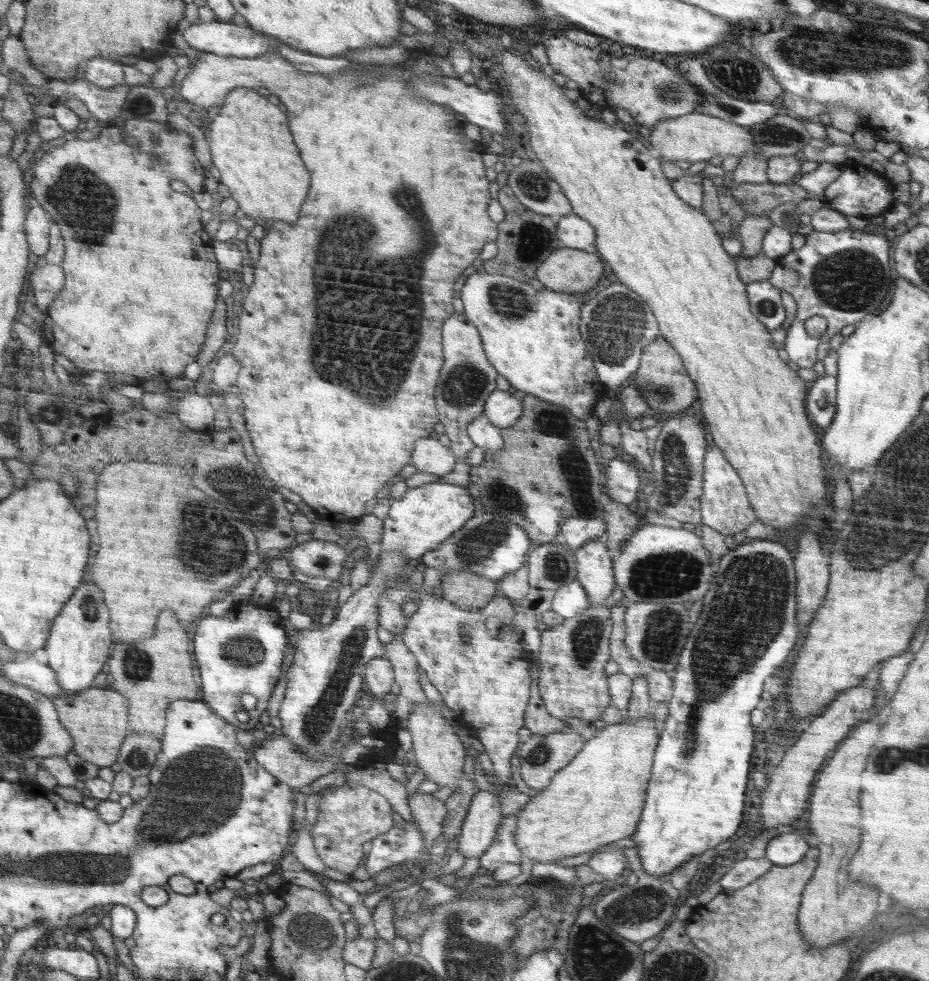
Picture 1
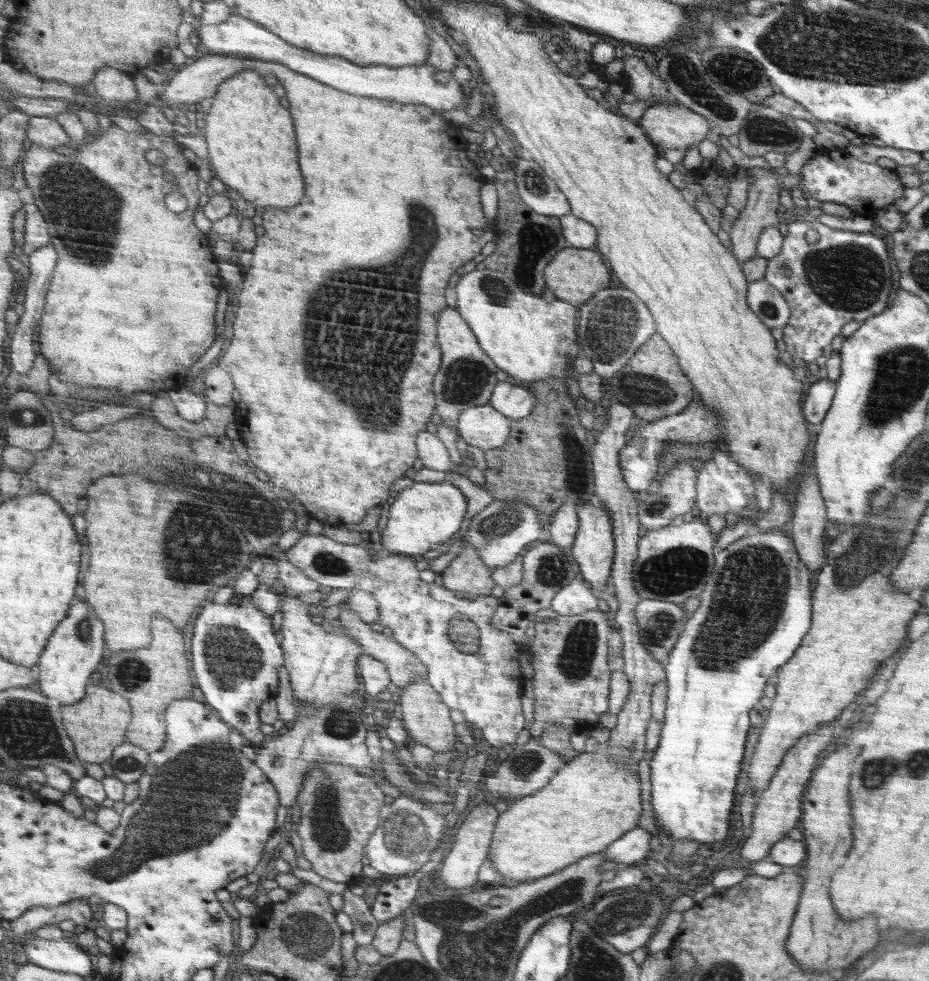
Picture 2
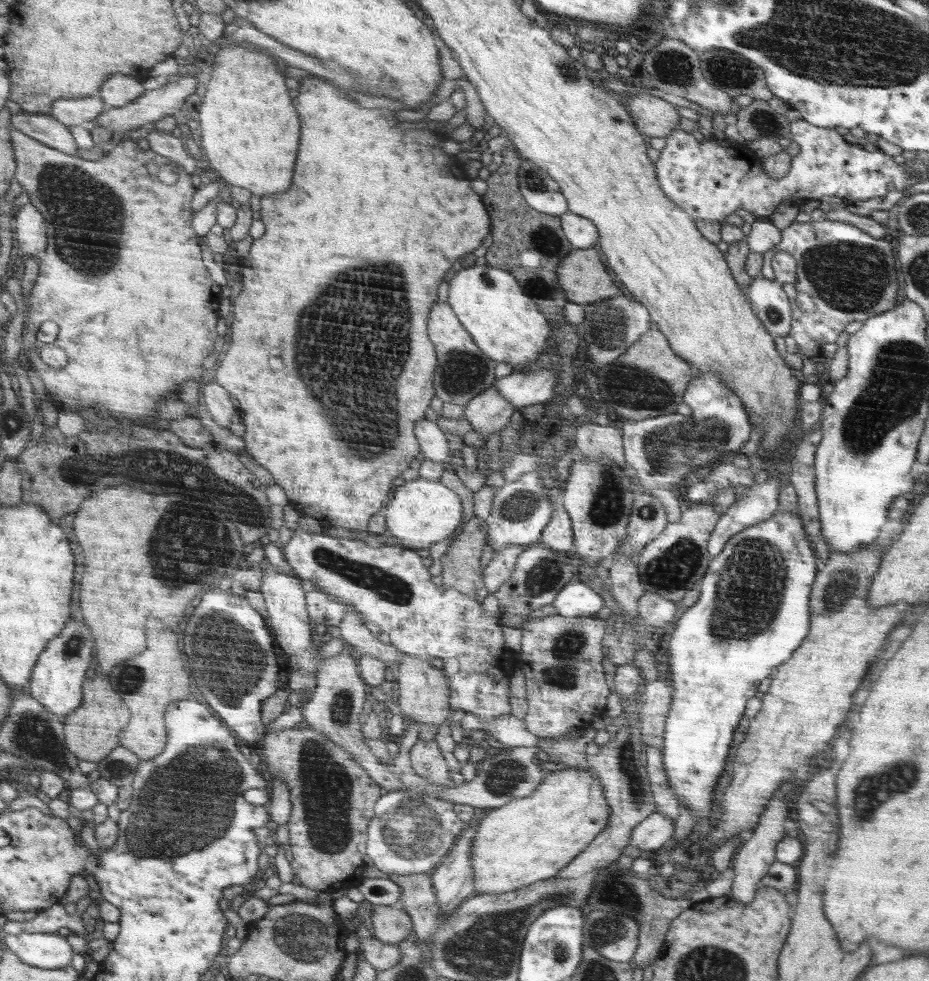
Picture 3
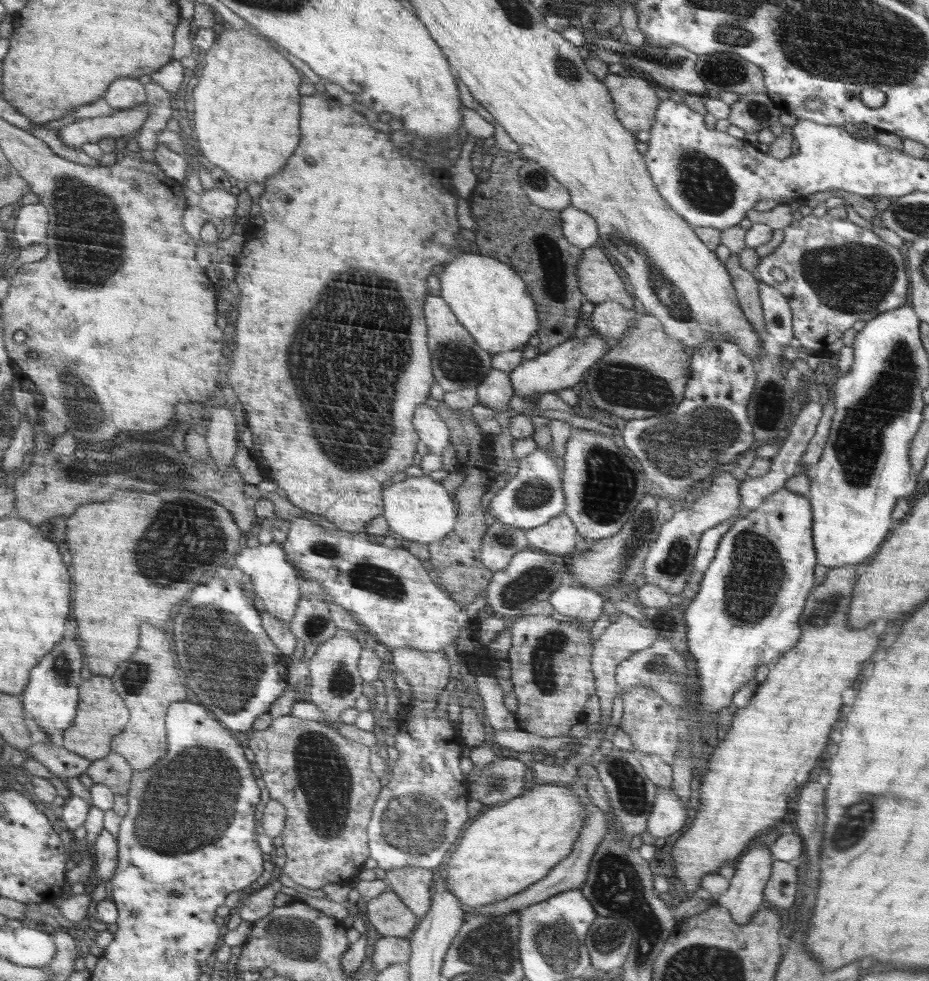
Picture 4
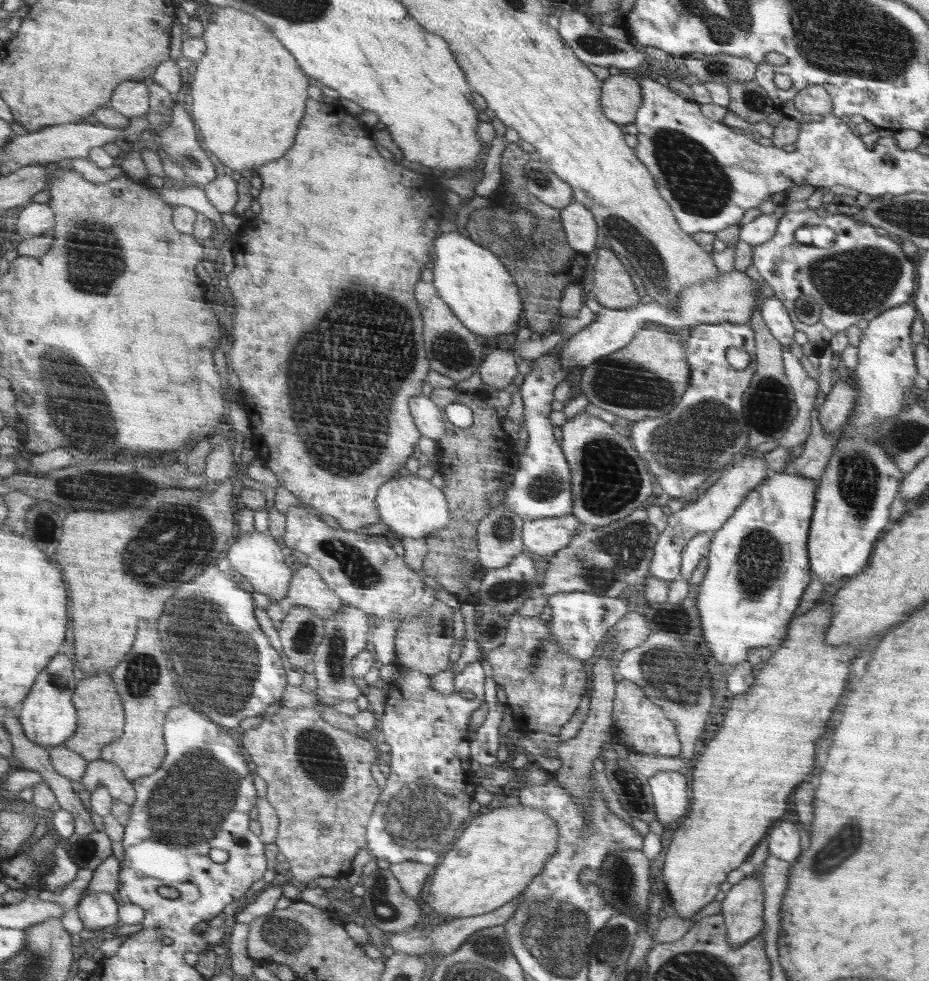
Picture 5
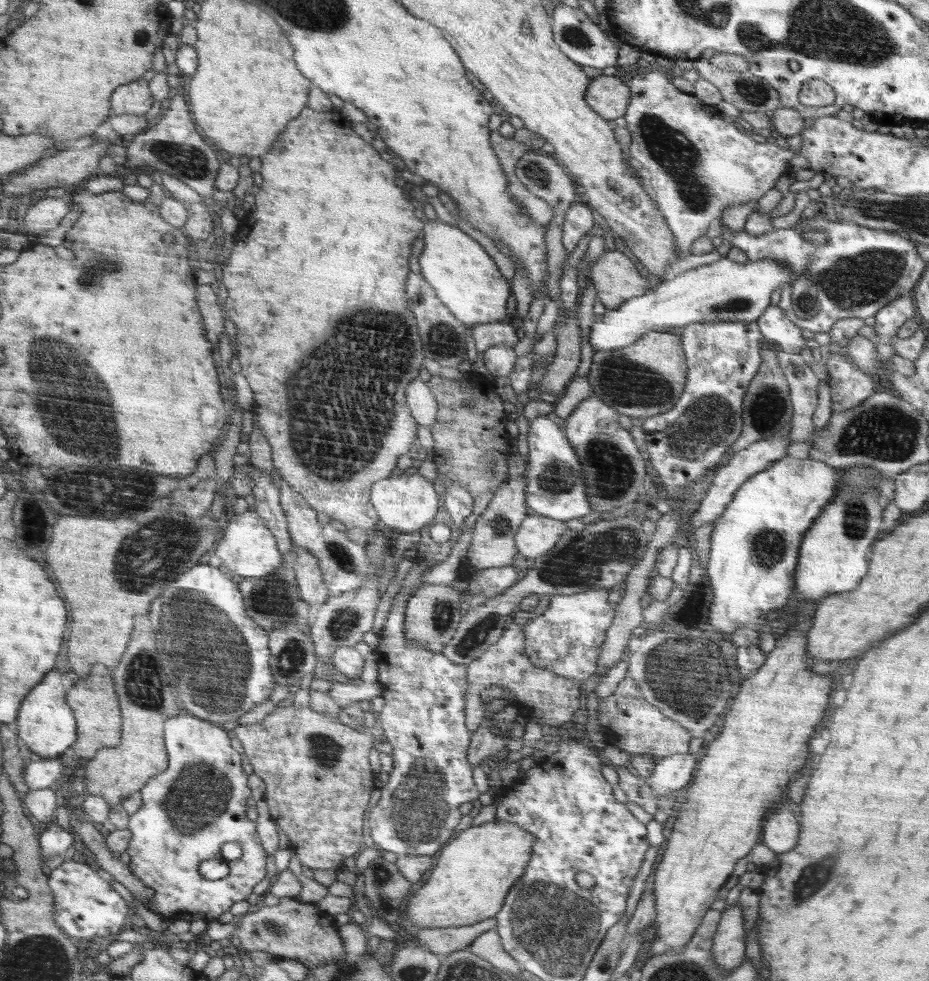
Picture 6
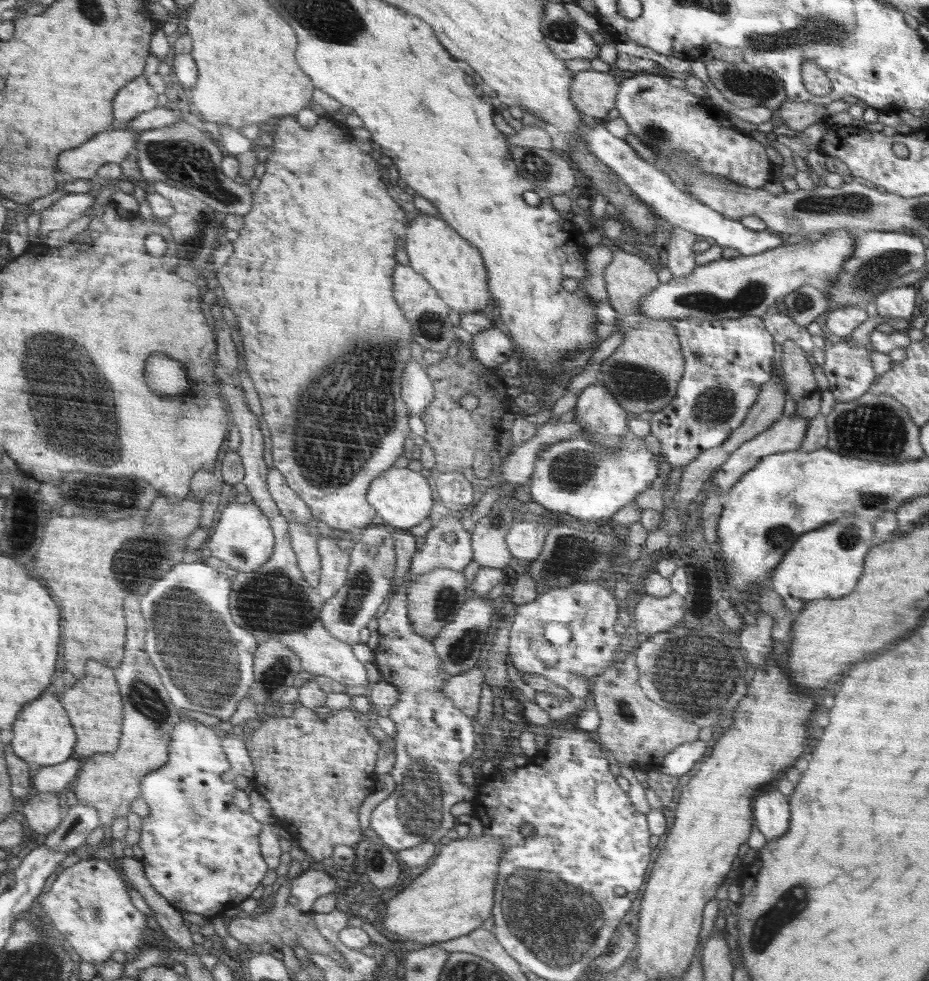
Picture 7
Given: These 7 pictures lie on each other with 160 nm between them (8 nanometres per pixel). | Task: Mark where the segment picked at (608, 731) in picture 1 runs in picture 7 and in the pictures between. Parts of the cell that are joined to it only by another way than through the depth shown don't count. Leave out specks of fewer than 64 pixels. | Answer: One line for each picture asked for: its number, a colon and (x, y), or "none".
2: (592, 801)
3: (530, 839)
4: (509, 847)
5: (499, 854)
6: (475, 872)
7: (451, 898)

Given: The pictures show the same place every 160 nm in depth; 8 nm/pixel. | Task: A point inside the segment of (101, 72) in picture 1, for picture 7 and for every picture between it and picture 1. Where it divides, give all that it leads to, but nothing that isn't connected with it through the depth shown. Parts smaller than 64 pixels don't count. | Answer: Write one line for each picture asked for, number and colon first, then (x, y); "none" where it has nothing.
2: (114, 86)
3: (118, 91)
4: (126, 92)
5: (131, 100)
6: (135, 98)
7: (137, 98)

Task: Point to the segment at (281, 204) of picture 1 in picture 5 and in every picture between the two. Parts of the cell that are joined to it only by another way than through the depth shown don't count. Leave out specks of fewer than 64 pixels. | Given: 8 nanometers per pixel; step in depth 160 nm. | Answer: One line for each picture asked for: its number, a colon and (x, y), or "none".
2: (251, 145)
3: (249, 131)
4: (246, 104)
5: (247, 93)

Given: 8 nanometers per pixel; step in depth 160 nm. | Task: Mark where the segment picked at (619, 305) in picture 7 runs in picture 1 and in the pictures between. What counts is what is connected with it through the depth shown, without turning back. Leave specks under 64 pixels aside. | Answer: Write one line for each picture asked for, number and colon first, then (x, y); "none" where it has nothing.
1: (570, 270)
2: (578, 274)
3: (584, 278)
4: (598, 280)
5: (612, 287)
6: (616, 280)

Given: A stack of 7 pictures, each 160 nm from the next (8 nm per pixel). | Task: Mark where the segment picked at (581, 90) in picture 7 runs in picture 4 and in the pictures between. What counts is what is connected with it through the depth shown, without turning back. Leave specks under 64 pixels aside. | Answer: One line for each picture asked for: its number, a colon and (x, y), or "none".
4: (636, 103)
5: (622, 97)
6: (607, 96)

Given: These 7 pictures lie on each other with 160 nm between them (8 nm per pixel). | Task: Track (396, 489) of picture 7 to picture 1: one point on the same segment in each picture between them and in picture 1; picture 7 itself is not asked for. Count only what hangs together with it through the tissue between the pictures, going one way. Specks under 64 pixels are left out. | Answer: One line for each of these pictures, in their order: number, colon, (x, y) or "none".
1: (420, 521)
2: (422, 515)
3: (421, 512)
4: (420, 509)
5: (411, 507)
6: (407, 502)

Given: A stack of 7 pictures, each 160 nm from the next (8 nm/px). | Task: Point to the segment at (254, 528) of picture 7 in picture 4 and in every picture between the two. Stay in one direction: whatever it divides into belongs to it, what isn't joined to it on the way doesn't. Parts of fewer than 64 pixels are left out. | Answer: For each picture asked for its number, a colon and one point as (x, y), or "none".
4: (274, 581)
5: (257, 557)
6: (247, 547)

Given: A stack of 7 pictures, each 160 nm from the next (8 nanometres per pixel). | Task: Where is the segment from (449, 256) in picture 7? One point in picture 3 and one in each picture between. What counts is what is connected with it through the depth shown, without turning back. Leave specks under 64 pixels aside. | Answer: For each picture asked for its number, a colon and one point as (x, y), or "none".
3: (505, 322)
4: (490, 301)
5: (481, 291)
6: (465, 278)

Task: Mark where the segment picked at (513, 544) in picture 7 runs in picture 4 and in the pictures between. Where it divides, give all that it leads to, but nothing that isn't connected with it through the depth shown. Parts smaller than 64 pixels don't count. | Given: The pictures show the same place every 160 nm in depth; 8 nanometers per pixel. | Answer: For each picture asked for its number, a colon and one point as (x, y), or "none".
4: (559, 536)
5: (542, 536)
6: (537, 534)

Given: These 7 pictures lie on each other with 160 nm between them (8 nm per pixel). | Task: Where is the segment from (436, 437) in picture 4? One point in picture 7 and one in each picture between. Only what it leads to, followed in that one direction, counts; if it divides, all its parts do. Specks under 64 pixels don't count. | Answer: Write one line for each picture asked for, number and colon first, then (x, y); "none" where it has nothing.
5: (428, 416)
6: (421, 399)
7: (418, 391)

